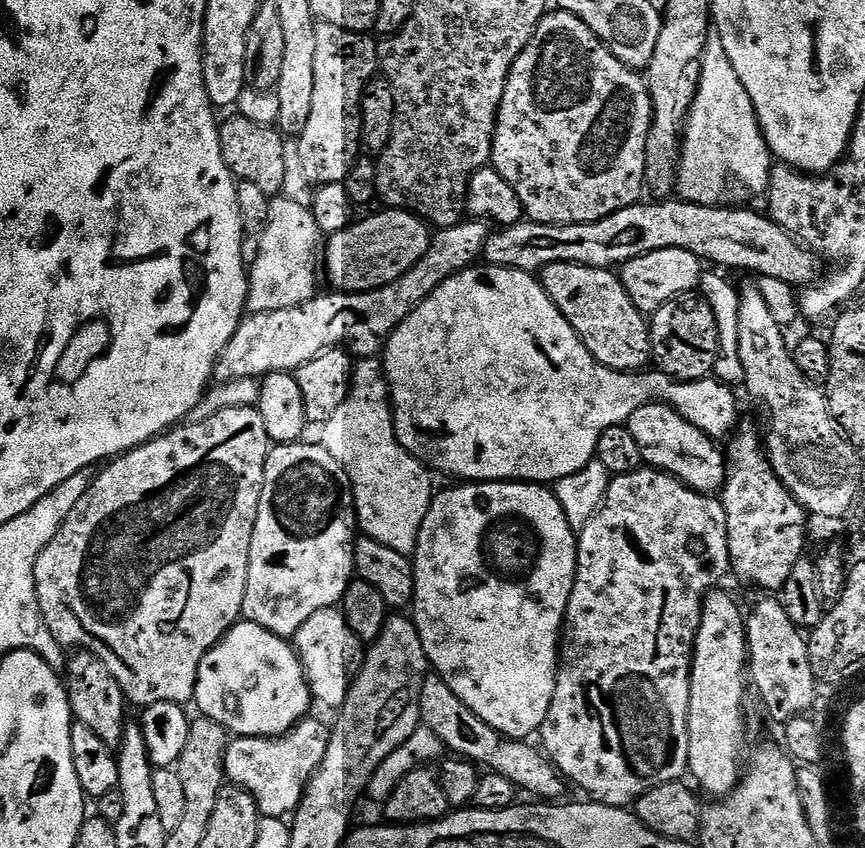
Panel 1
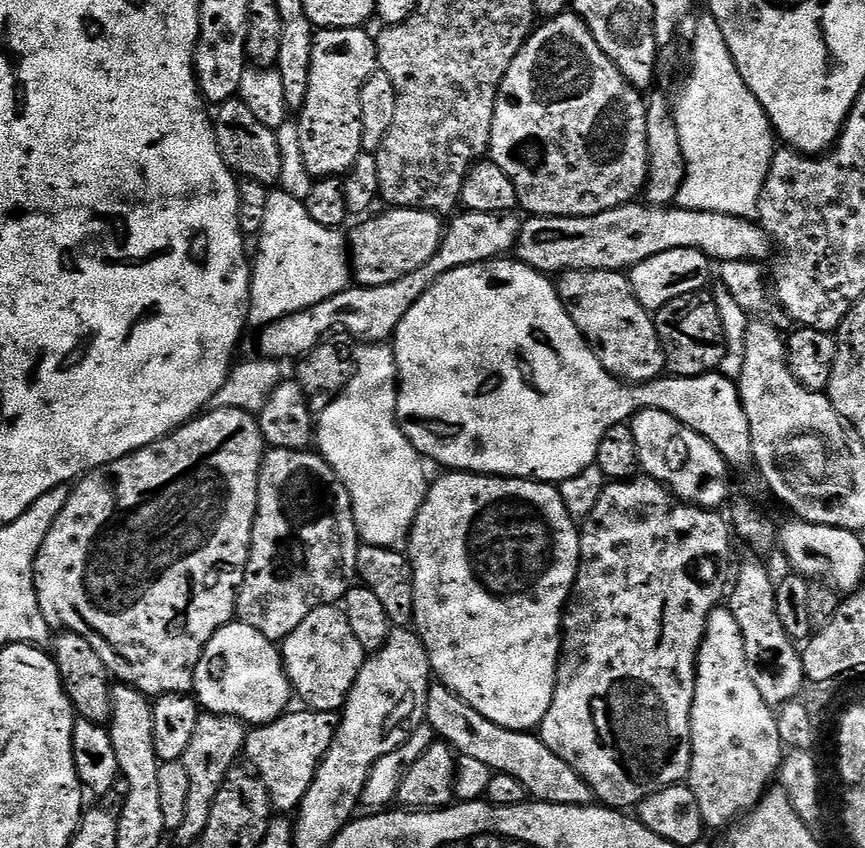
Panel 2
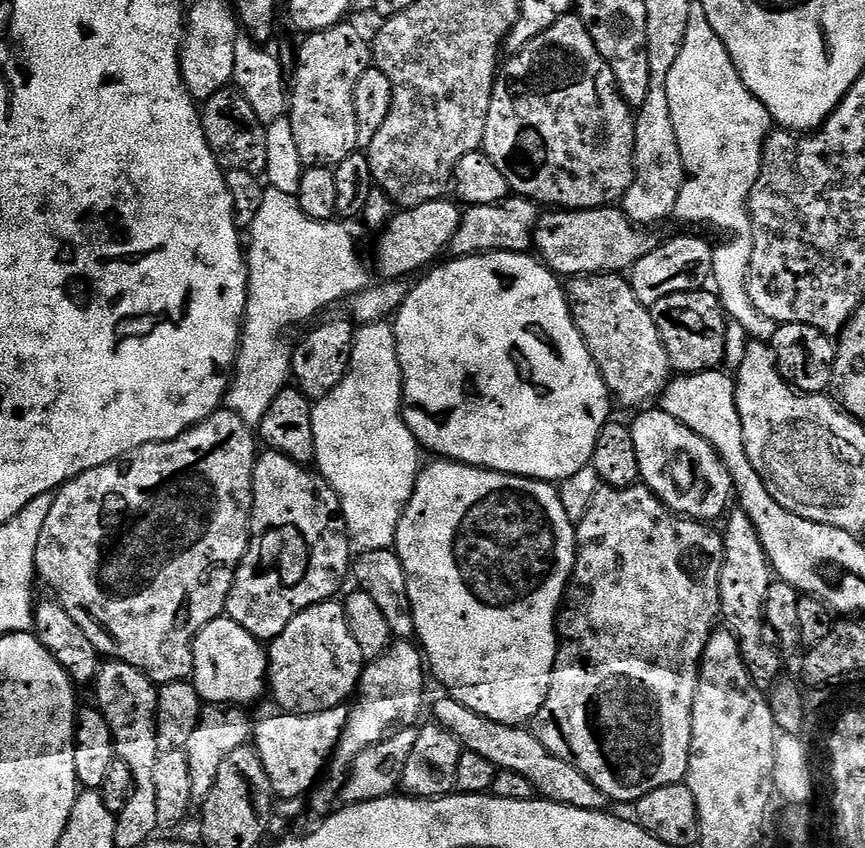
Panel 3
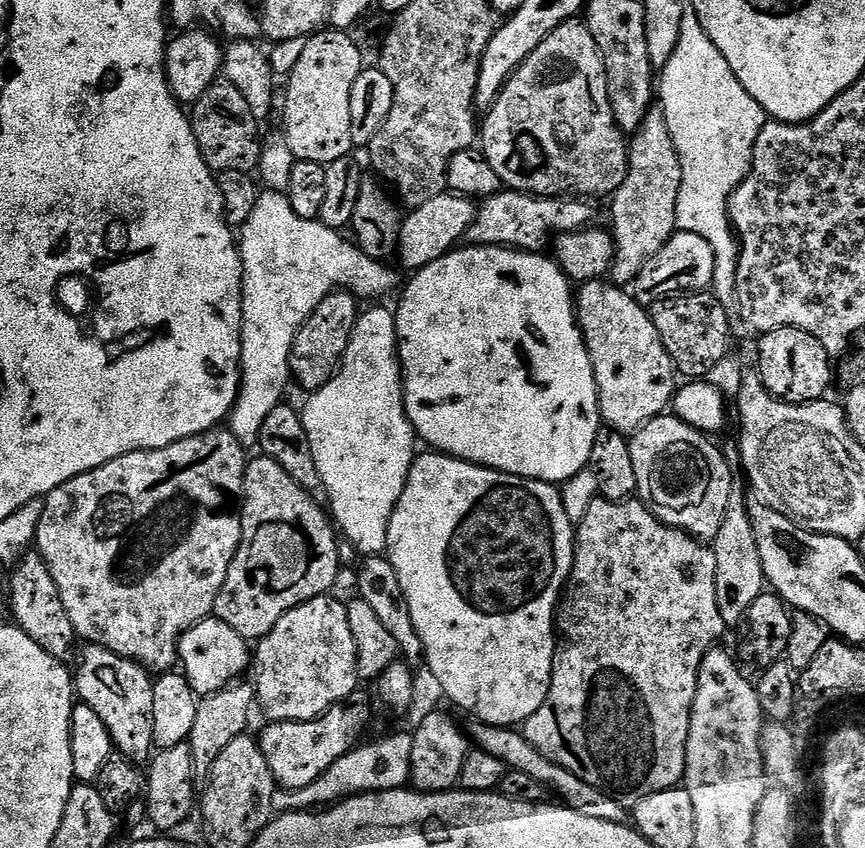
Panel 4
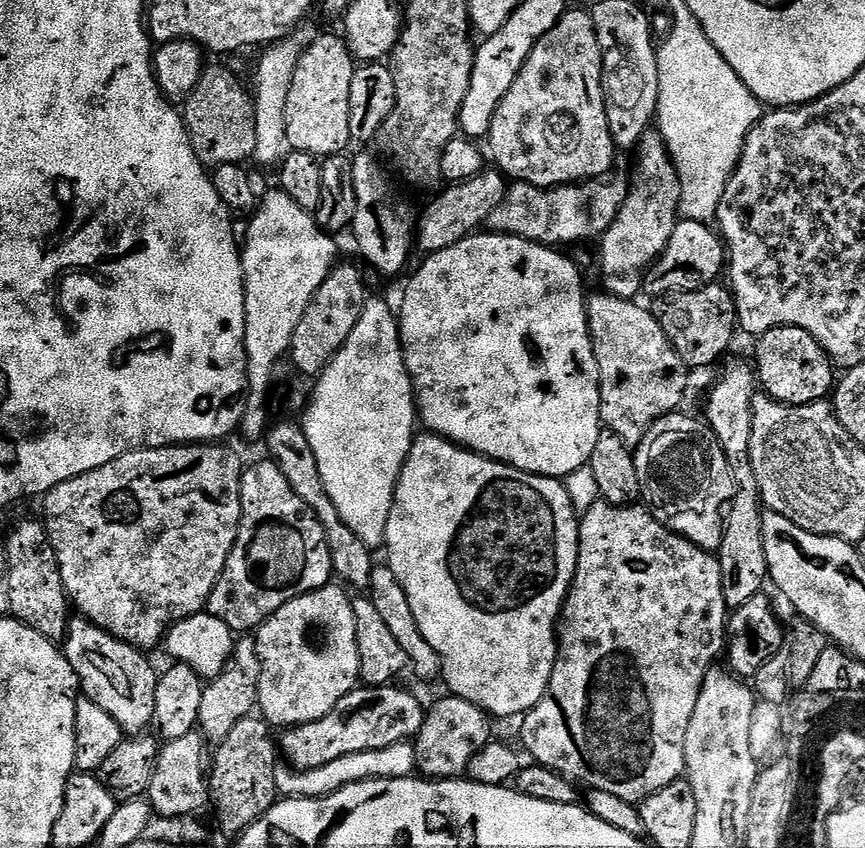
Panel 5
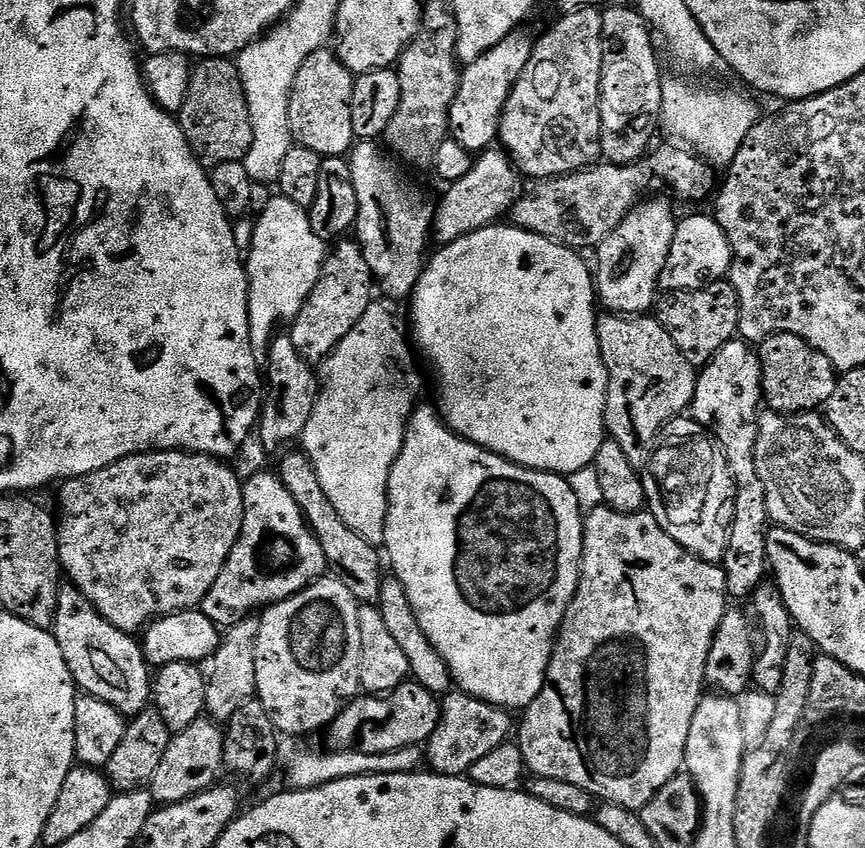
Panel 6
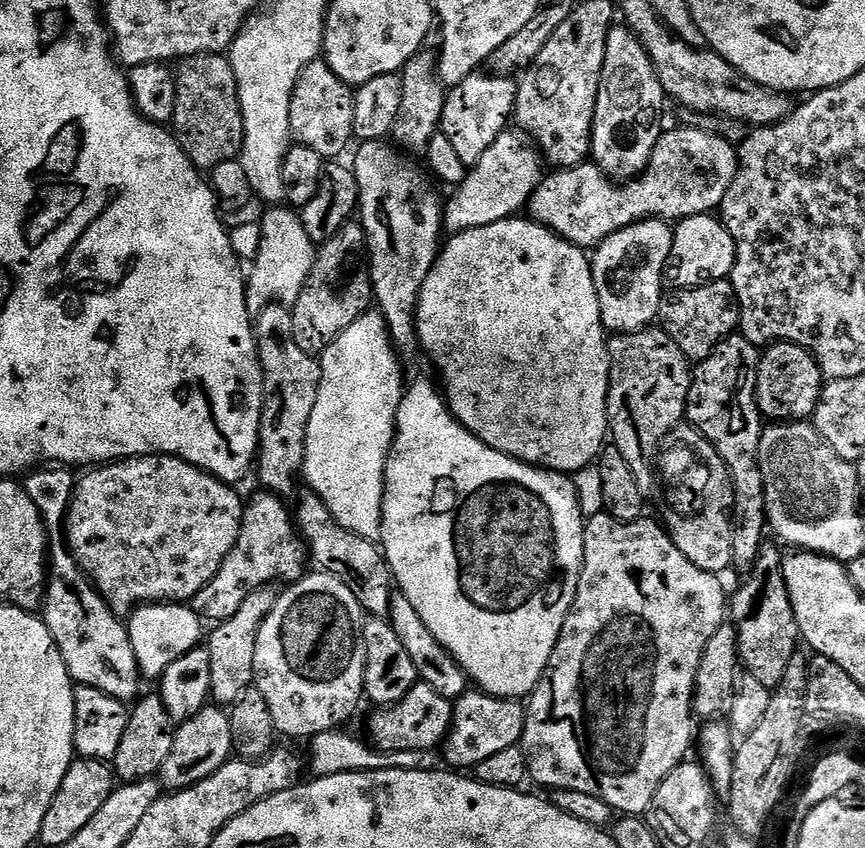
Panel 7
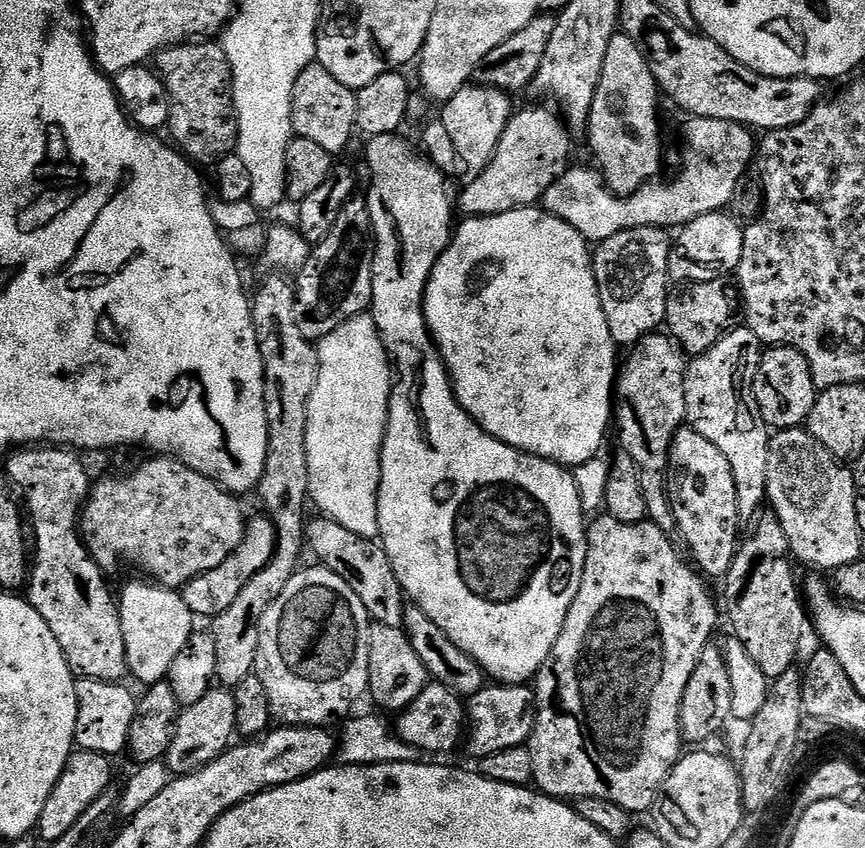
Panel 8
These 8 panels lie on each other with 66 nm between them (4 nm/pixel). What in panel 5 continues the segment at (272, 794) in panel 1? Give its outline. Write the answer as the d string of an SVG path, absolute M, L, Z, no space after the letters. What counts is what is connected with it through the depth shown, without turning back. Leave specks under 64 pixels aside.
M358 686L350 694L346 694L346 698L342 698L342 702L338 702L338 706L330 714L326 714L326 718L318 718L314 722L297 724L295 728L283 729L282 735L284 735L284 737L281 735L278 740L278 748L282 753L283 759L287 760L293 768L312 770L318 766L326 766L326 762L334 762L334 758L346 758L346 754L362 754L366 750L382 750L386 746L415 741L416 736L422 730L422 722L424 721L426 713L425 705L420 705L420 700L414 693L407 692L404 688L396 687L397 686Z

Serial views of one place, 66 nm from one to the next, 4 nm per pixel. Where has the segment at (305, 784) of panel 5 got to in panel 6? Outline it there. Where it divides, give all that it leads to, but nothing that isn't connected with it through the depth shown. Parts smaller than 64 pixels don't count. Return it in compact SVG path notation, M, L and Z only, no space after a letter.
M288 738L278 746L276 755L276 767L282 773L284 771L284 780L289 789L299 790L301 788L321 788L330 782L338 782L342 778L354 778L355 776L369 776L370 774L394 774L396 772L415 772L425 763L426 752L423 747L403 748L394 750L390 754L362 754L361 752L337 752L335 750L323 750L319 752L316 748L304 744L303 739Z

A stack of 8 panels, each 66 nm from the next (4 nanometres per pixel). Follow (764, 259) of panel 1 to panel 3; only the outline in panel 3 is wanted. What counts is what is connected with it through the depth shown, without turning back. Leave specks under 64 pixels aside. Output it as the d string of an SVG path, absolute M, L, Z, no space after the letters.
M616 206L579 210L548 210L536 223L532 235L534 252L551 272L561 278L596 273L627 273L658 243L655 231L645 230L628 219Z

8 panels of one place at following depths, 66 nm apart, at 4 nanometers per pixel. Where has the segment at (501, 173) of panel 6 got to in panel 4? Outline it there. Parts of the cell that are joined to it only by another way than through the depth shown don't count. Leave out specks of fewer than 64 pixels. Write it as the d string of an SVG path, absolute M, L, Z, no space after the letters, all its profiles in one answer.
M449 190L438 198L430 198L430 202L426 202L420 208L411 209L400 225L398 257L400 256L401 262L408 267L408 270L415 270L424 268L430 262L452 251L467 237L468 230L476 217L477 207L475 199Z

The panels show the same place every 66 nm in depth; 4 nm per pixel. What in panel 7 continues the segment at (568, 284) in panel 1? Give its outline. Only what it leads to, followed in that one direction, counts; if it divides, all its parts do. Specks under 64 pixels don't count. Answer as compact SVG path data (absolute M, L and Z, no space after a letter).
M649 326L640 332L613 335L608 342L608 356L612 359L612 369L610 370L610 378L608 379L608 430L610 440L614 447L620 451L622 458L626 458L630 470L634 470L634 482L638 482L638 490L642 490L645 494L648 494L651 493L651 488L654 486L657 487L658 484L658 457L663 449L664 439L675 428L680 427L688 411L688 391L692 385L693 369L690 367L690 361L682 354L682 350L678 350L676 343L659 326Z

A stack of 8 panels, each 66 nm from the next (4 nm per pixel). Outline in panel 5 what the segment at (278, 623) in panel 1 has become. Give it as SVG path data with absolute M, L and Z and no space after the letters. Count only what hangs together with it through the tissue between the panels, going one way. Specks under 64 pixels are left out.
M263 459L243 469L240 478L242 518L238 538L206 605L206 610L211 616L226 622L226 626L236 634L251 633L267 622L278 610L282 610L286 602L307 592L324 588L334 576L330 546L322 522L294 490L294 486L286 482L286 474L282 474L275 460Z

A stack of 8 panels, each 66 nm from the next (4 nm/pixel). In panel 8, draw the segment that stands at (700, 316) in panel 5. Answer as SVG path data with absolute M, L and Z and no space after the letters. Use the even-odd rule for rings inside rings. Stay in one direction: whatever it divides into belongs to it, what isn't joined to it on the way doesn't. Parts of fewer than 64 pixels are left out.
M723 279L701 280L689 283L689 288L669 291L663 323L669 337L685 357L695 358L710 350L738 324L738 304L728 293ZM736 303L736 304L735 304ZM737 316L737 320L736 320ZM668 328L668 329L667 329Z

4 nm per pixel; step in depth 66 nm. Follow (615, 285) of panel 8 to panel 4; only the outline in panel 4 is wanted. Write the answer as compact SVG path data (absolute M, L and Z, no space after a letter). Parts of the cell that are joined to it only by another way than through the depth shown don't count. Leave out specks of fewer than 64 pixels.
M659 106L648 109L638 131L631 133L628 146L628 176L610 197L612 224L610 231L616 241L616 257L612 260L610 280L614 284L628 286L662 246L677 231L676 211L678 190L682 187L682 166L678 162L678 150L674 150L674 138L666 126L664 111Z

